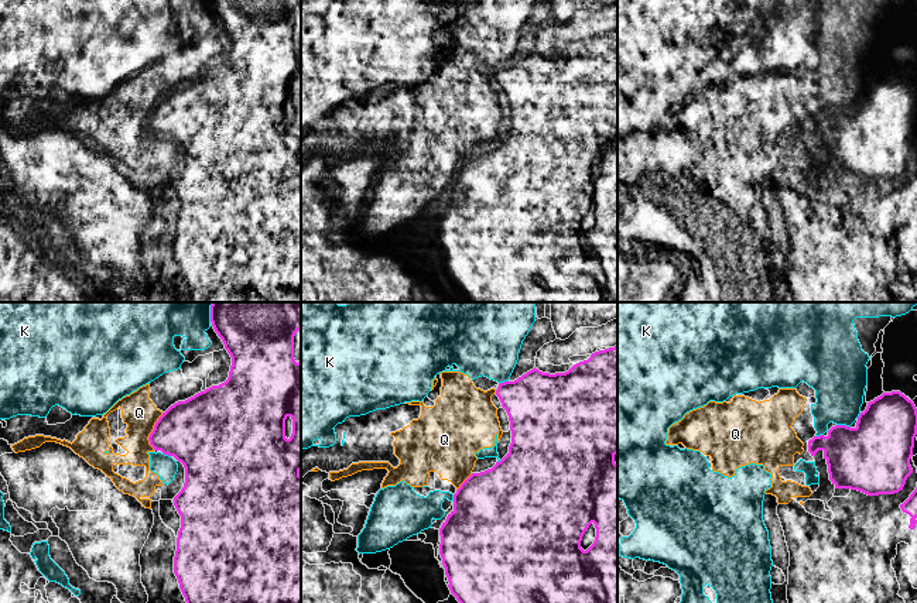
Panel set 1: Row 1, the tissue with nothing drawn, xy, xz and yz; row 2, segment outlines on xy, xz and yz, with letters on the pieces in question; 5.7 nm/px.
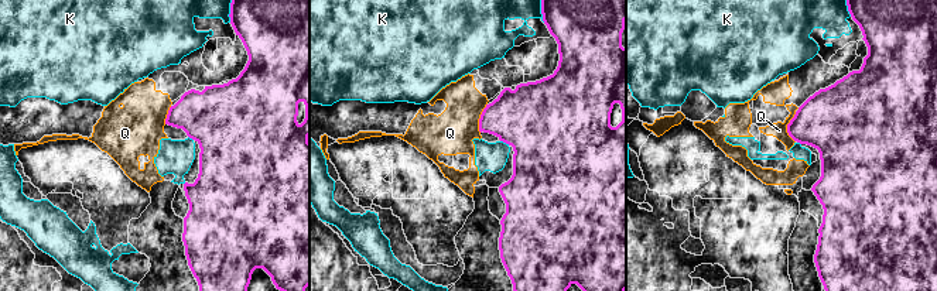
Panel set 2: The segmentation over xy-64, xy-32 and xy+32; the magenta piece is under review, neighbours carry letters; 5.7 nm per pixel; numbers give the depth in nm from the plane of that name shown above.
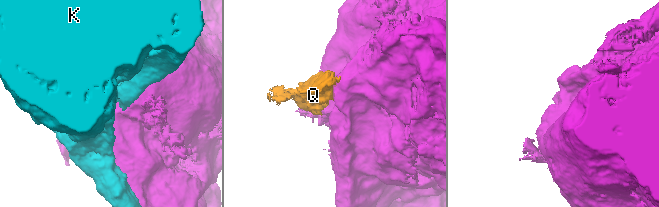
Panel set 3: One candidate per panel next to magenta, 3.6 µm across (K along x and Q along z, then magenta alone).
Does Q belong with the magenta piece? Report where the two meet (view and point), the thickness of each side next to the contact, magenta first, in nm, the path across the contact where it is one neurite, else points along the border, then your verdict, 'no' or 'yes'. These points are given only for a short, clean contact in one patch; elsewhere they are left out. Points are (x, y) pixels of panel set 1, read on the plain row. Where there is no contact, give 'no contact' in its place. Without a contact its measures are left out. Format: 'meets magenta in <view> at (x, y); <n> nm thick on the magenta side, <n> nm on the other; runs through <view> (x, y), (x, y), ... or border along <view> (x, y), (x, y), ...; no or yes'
meets magenta in xy at (153, 115); 380 nm thick on the magenta side, 190 nm on the other; border along xy (163, 96), (149, 120), (149, 127), (153, 133); no

